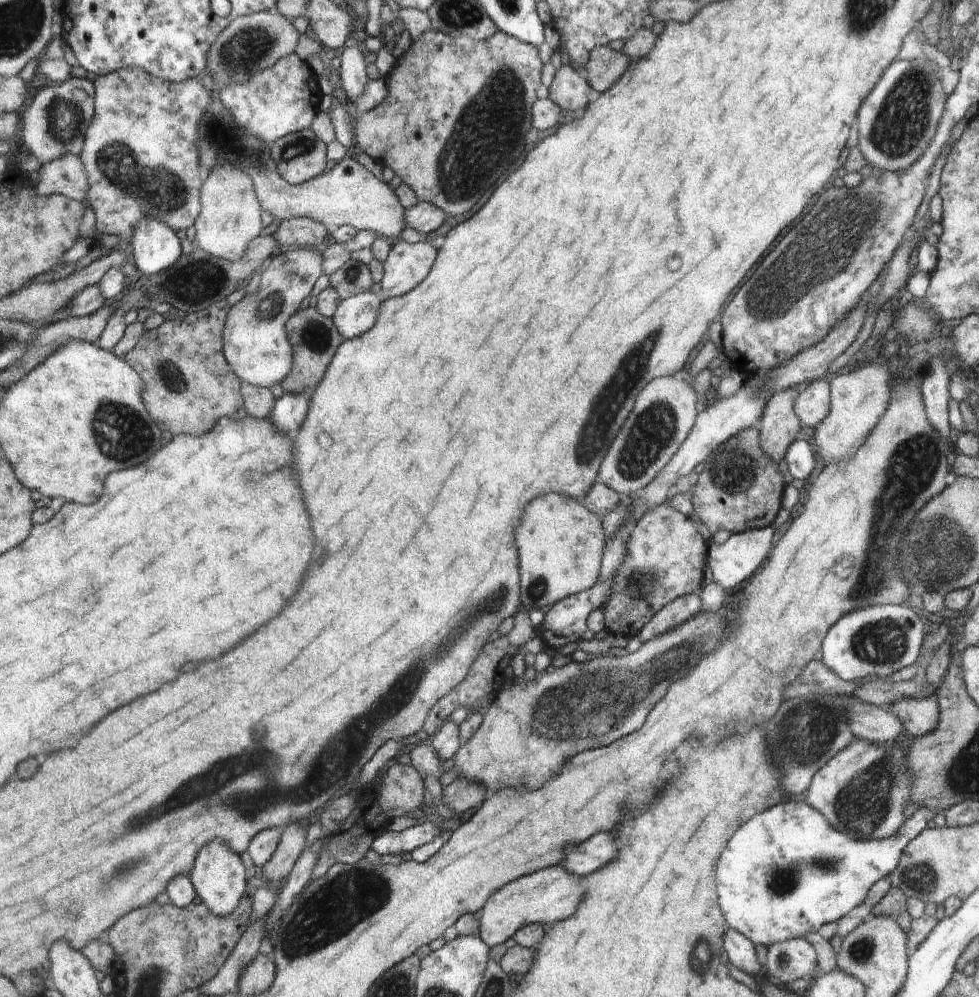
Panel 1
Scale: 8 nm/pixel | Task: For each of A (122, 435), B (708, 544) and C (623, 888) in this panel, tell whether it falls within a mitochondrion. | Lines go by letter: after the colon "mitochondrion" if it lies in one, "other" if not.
A: mitochondrion
B: other
C: other

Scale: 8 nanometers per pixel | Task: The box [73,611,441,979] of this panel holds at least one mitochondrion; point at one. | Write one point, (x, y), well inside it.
(332, 909)

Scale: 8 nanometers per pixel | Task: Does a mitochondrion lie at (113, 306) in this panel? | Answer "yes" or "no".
no

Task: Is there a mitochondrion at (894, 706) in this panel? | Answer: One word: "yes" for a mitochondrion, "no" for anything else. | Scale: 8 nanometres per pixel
no

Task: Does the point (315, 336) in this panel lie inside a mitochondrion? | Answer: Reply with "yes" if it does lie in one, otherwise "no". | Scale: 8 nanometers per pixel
yes

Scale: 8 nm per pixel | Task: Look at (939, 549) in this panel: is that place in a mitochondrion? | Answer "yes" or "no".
yes

